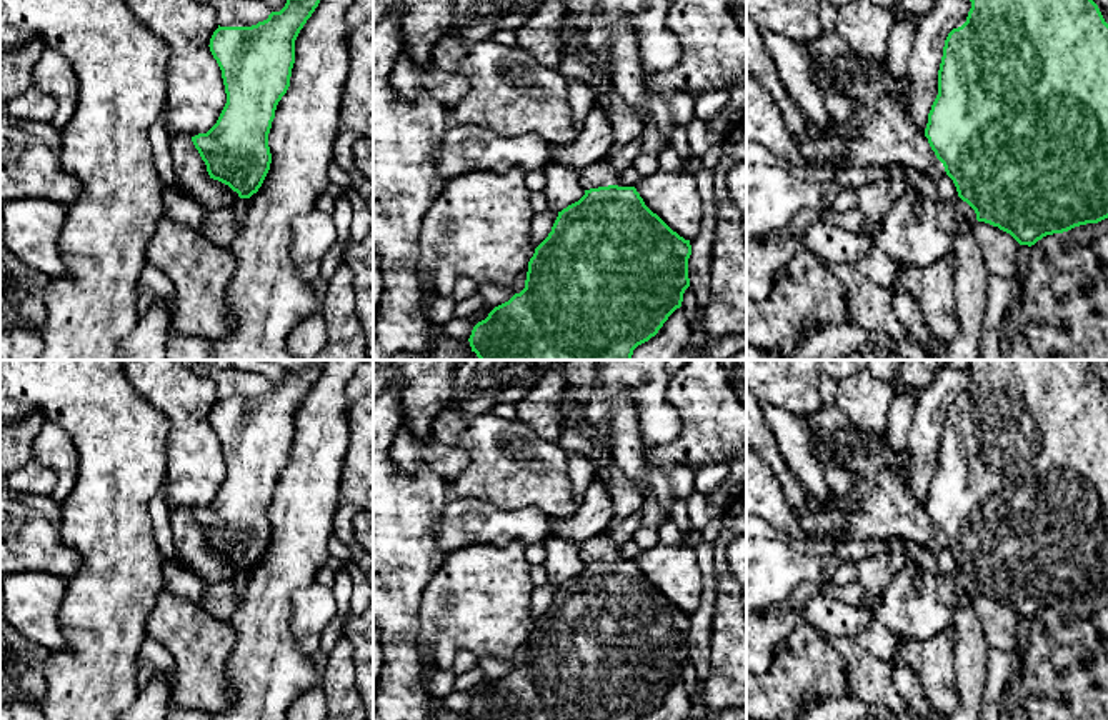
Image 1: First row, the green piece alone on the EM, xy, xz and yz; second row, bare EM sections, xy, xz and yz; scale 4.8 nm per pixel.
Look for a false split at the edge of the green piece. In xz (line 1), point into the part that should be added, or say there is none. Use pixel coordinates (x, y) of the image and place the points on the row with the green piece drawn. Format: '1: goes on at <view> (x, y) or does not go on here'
1: goes on at xz (598, 174)

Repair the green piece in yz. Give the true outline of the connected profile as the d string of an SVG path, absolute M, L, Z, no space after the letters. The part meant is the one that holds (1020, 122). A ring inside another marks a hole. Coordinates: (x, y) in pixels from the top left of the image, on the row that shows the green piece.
M970 0L966 22L953 28L943 47L938 70L938 95L928 113L925 137L936 162L925 173L935 183L946 173L976 213L978 222L1010 233L1020 245L1035 245L1046 235L1063 233L1108 218L1108 23L1093 0Z

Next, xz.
M603 158L580 170L585 195L558 212L552 232L528 262L525 288L473 327L468 342L480 360L631 360L633 350L681 307L690 287L690 240L653 213L635 187L618 187L616 180L618 173Z

